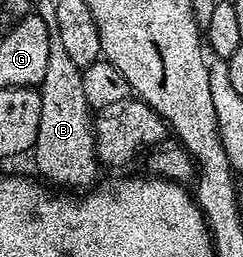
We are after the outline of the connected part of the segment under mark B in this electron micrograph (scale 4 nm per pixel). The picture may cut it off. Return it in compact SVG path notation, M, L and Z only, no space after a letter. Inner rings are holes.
M56 31L49 35L47 70L38 90L41 95L40 124L32 158L39 173L55 186L91 188L99 180L100 170L95 151L92 110L85 98L82 70L66 54Z

